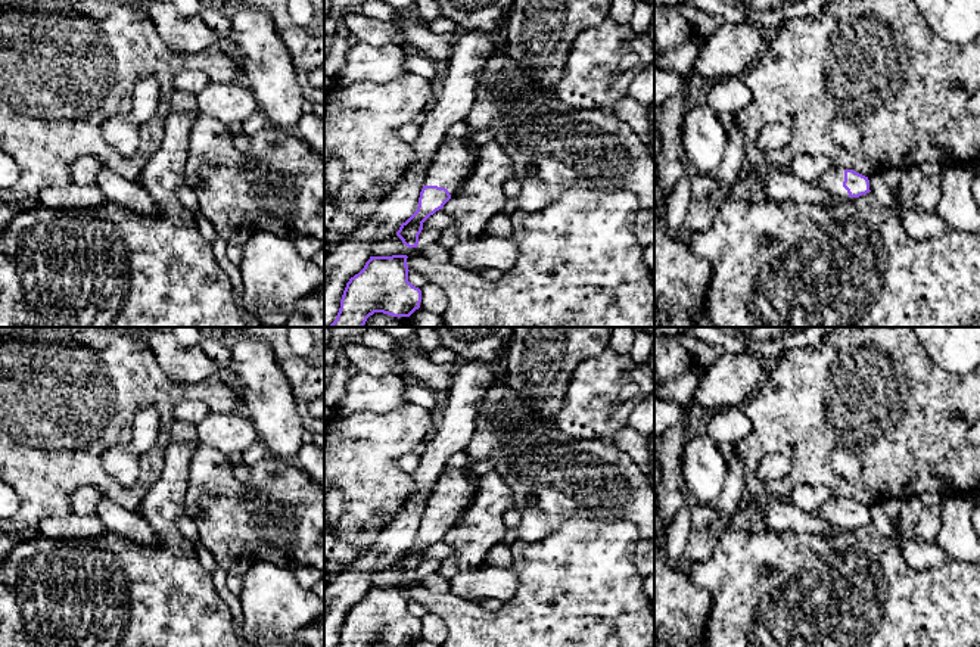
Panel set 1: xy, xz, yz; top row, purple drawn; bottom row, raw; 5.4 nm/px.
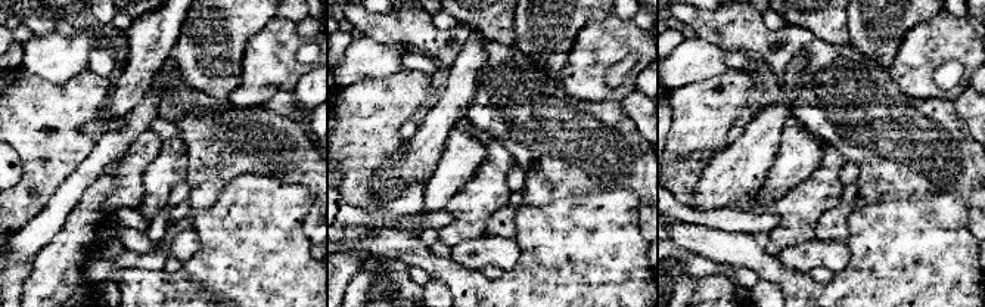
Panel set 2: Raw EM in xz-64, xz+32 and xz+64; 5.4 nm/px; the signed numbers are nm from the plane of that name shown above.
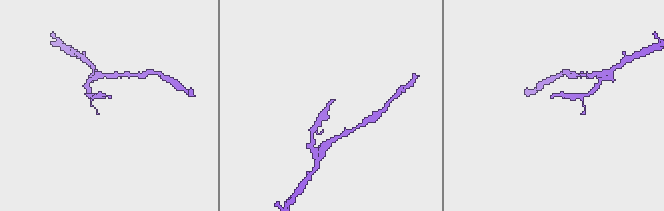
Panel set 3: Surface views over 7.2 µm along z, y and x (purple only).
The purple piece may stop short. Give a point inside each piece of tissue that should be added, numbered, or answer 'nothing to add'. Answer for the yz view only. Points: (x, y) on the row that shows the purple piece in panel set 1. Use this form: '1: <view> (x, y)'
1: yz (831, 182)

